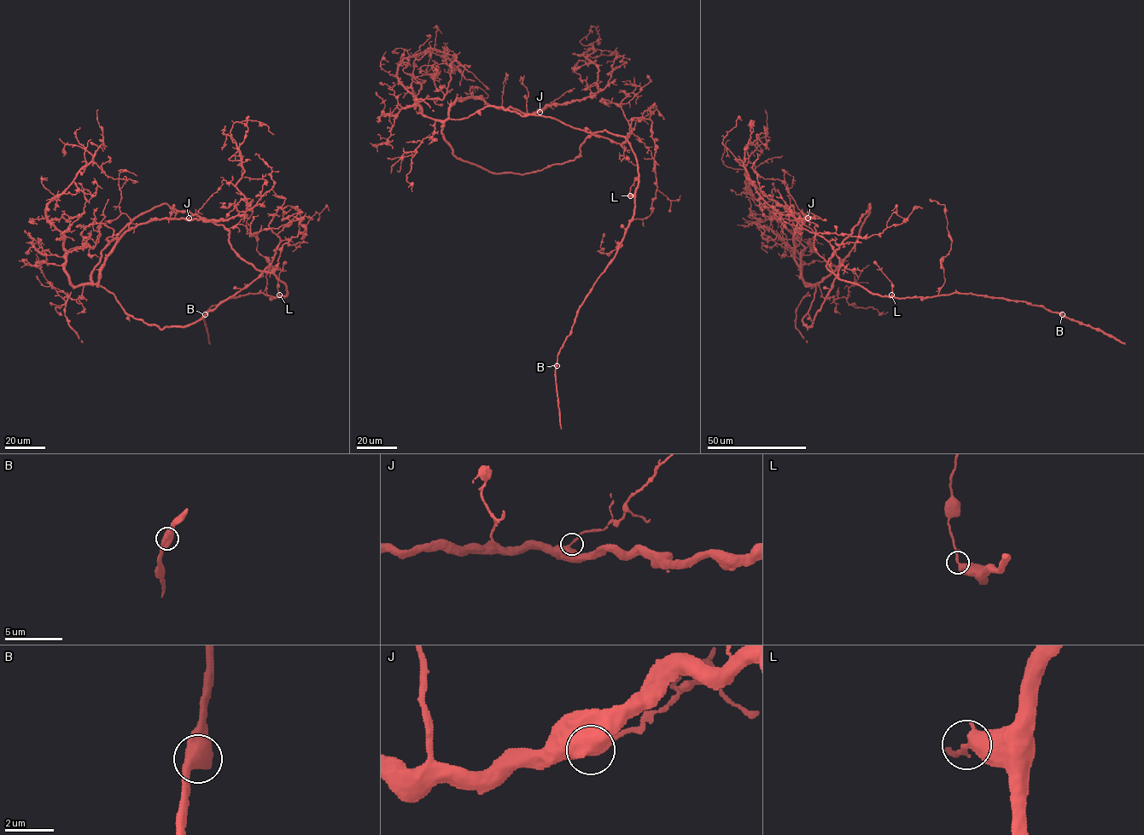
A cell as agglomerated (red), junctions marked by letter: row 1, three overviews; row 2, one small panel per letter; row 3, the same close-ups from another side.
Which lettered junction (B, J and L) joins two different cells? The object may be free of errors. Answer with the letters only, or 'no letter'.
no letter

